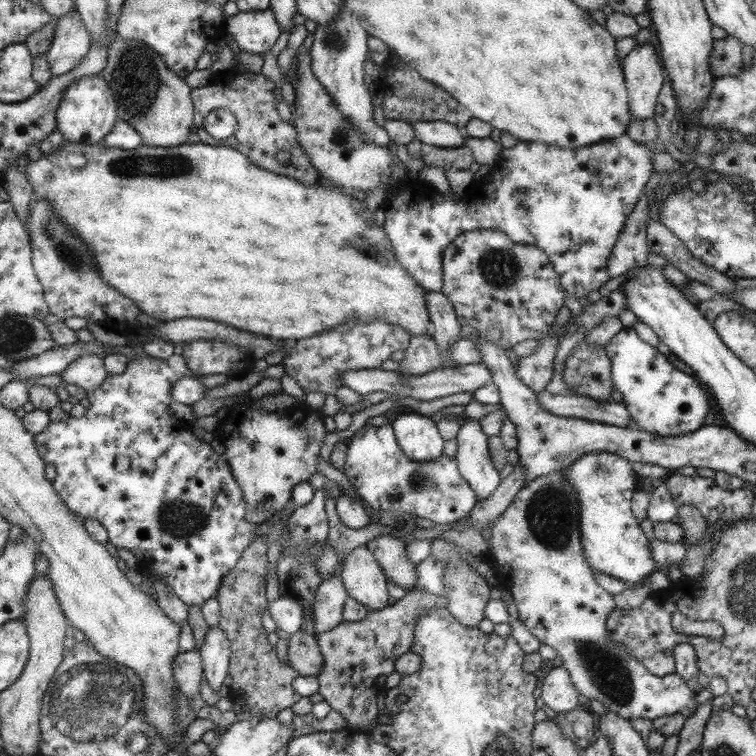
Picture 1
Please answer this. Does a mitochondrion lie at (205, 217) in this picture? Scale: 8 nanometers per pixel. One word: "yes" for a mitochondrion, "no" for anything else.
no

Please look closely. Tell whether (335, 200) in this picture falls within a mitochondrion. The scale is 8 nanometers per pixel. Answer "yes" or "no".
no

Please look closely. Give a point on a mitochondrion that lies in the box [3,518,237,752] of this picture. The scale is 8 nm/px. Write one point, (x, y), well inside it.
(93, 703)

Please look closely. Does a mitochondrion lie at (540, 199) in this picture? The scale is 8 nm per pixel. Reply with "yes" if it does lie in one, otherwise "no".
no

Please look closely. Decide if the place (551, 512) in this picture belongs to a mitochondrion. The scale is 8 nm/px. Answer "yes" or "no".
yes

